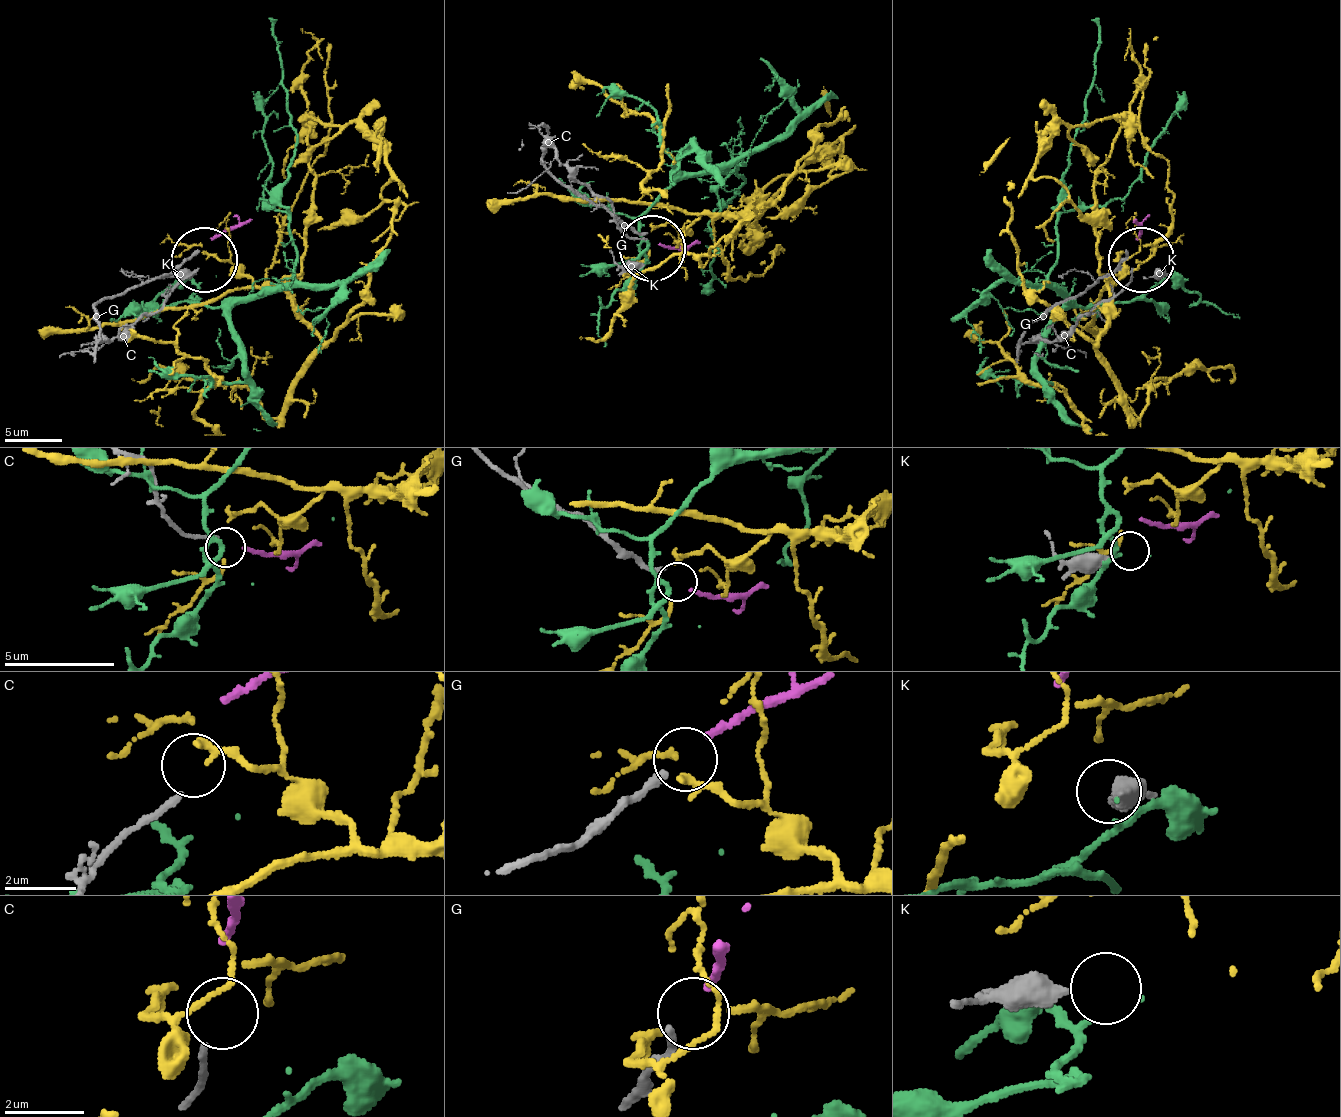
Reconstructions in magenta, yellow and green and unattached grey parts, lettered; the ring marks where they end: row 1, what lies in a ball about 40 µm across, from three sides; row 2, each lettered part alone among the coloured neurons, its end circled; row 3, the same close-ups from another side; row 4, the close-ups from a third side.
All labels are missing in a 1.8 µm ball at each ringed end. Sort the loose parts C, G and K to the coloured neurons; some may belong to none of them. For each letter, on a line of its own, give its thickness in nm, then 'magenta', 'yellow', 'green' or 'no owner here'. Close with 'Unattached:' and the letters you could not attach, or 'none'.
C: calibre 160 nm; no owner here
G: calibre 220 nm; magenta
K: calibre 440 nm; no owner here
Unattached: C, K

